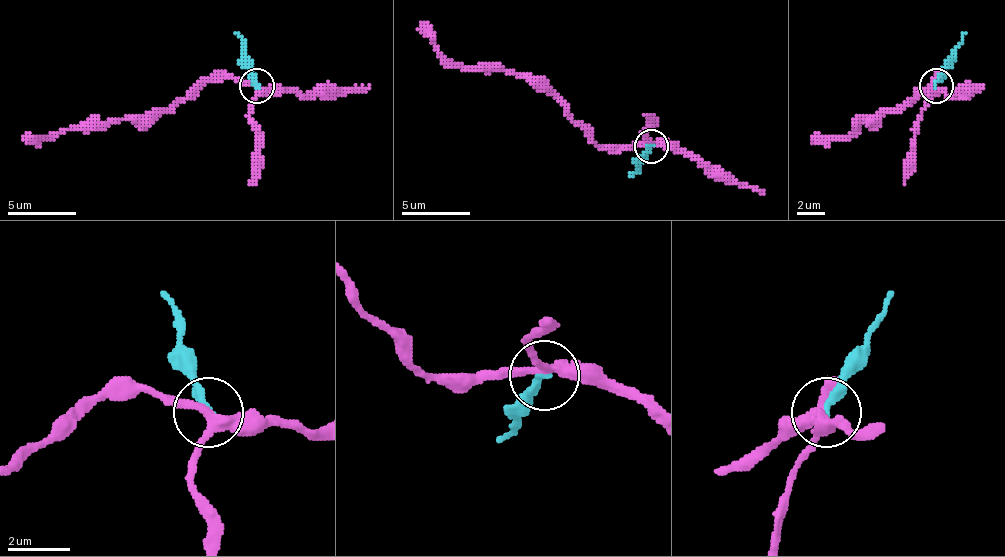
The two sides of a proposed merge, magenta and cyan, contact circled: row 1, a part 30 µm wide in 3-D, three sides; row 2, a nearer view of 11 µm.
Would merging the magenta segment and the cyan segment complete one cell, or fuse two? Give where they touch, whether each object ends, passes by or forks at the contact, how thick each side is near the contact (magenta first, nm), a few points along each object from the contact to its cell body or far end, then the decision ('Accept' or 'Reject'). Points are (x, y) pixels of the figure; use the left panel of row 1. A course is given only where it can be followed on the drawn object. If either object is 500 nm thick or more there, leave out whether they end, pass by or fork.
Place: (257, 85). At the ring magenta forks. At the ring cyan ends. Thickness 280 nm (magenta) against 280 nm. Course of magenta: (256, 85), (204, 78), (177, 105), (143, 119), (119, 119), (60, 129), (26, 143). Course of cyan: (256, 85), (252, 61), (235, 33). Reject

